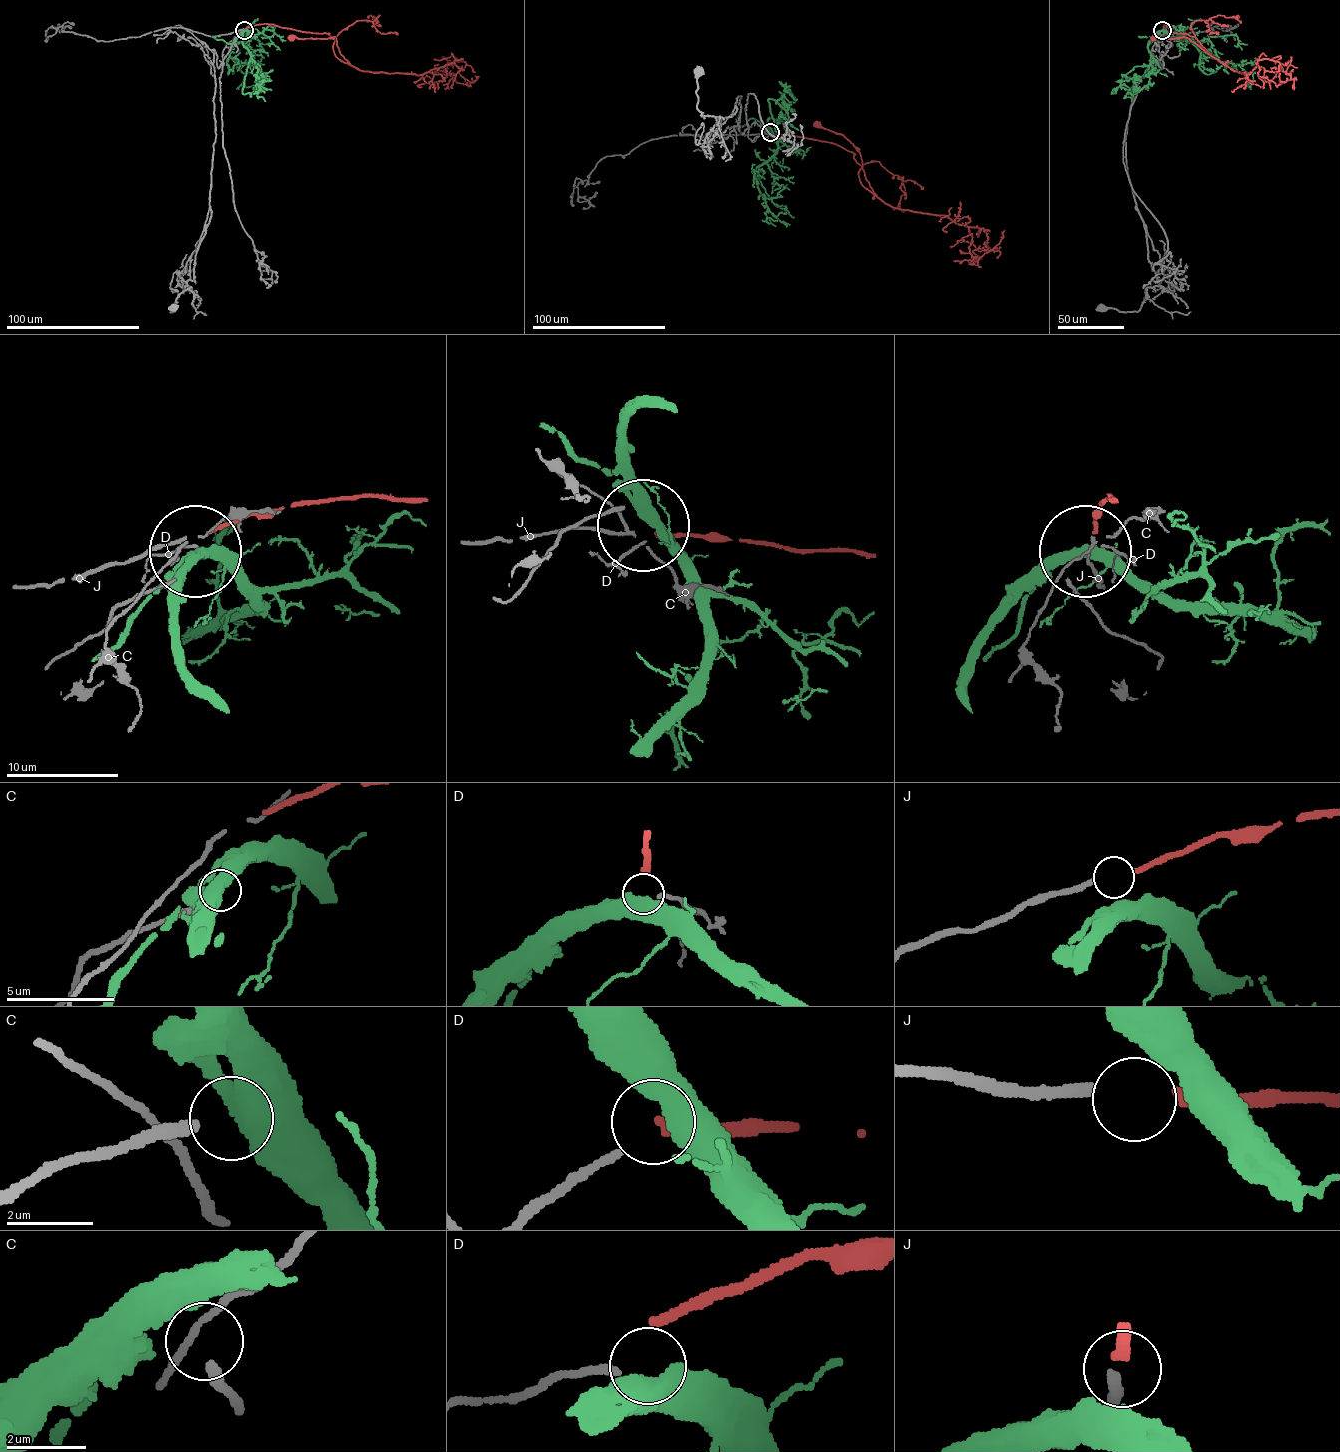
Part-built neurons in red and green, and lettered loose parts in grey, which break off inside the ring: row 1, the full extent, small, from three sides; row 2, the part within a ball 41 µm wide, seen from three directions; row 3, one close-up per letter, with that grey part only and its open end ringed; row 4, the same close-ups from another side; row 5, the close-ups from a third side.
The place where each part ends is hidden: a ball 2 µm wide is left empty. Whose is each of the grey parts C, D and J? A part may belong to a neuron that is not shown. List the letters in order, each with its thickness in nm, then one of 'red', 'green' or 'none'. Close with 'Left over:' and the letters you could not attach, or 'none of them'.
C: 280 nm | none
D: 170 nm | green
J: 280 nm | red
Left over: C

